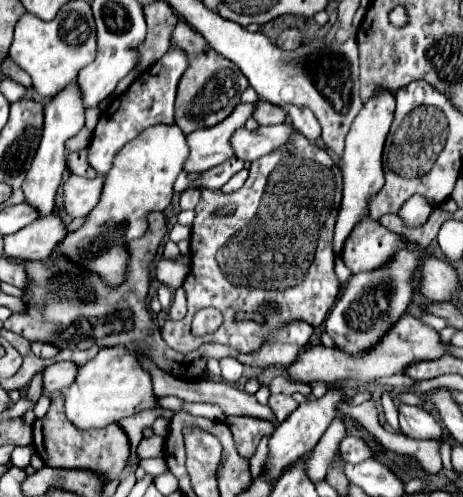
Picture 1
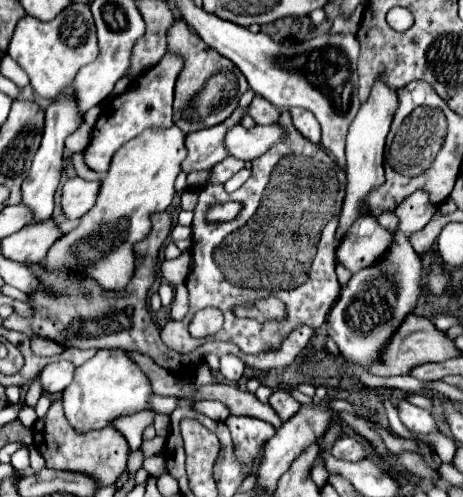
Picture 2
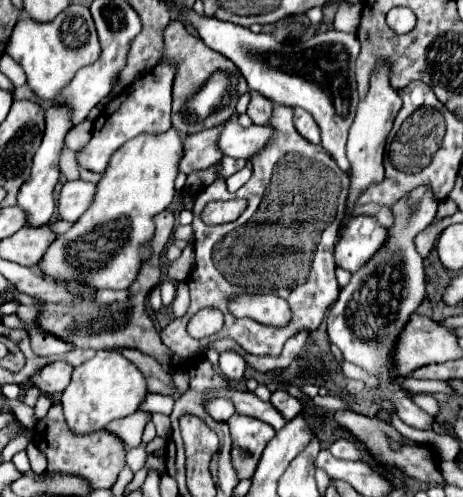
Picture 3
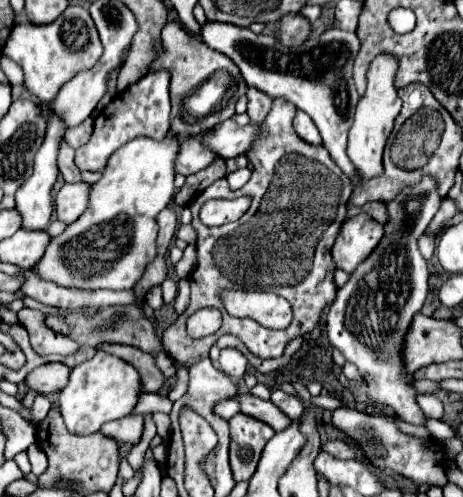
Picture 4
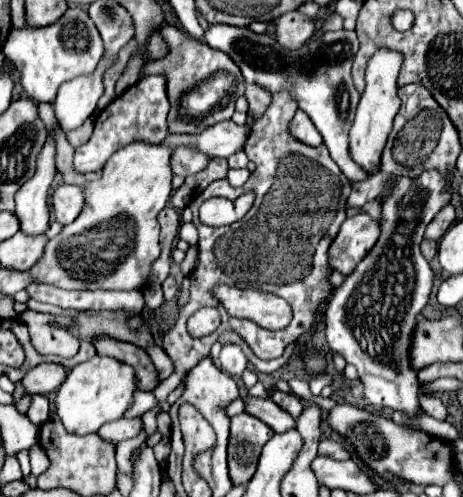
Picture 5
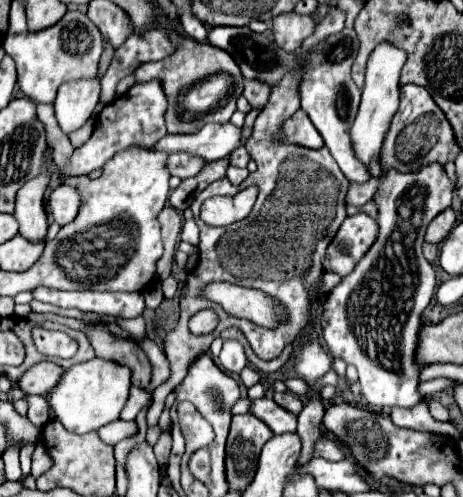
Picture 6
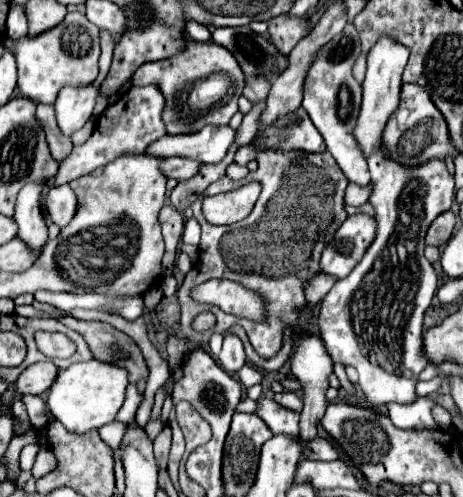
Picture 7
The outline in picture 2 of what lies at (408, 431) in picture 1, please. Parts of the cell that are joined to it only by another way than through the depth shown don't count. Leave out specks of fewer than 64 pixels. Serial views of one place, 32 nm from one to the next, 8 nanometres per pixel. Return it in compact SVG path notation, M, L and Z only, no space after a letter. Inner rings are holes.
M400 400L398 402L398 412L400 412L402 424L414 434L426 436L426 434L438 434L440 432L436 420L432 418L432 414L428 410L424 410L424 408L416 408L410 402Z

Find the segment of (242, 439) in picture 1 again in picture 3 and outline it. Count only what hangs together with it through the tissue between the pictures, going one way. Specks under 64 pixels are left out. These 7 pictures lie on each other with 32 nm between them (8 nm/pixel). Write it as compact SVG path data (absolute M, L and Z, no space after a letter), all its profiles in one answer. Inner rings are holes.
M236 414L228 420L228 426L232 434L232 462L242 478L250 478L252 464L260 460L264 446L276 434L276 430L262 420Z

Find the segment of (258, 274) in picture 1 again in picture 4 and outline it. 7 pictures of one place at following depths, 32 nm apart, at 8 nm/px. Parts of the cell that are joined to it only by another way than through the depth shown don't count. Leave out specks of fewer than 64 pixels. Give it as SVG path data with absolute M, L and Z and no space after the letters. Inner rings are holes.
M274 100L268 120L260 124L266 136L260 140L260 144L256 144L256 148L252 148L252 152L248 152L248 158L254 166L252 178L240 190L232 192L228 182L216 180L192 202L192 226L198 234L198 262L194 272L188 276L192 290L190 306L162 334L162 344L168 348L172 360L176 360L178 368L190 368L198 360L206 358L212 344L224 334L240 338L254 356L276 358L284 352L288 340L312 332L320 324L324 308L330 306L336 298L336 266L332 262L330 250L338 238L342 222L346 220L352 180L336 166L324 146L312 146L296 136L292 128L294 112L294 104ZM240 196L248 196L252 200L250 208L240 220L224 226L206 226L200 222L198 212L206 200ZM226 288L248 288L286 298L294 312L290 326L284 330L272 330L260 326L254 320L238 320L230 316L222 304L222 290ZM206 306L214 306L222 312L222 328L212 336L194 340L186 336L186 320L196 310Z

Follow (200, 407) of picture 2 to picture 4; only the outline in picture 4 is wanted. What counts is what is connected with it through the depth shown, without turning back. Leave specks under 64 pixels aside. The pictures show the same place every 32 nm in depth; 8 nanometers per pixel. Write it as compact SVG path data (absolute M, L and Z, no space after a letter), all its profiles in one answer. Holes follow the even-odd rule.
M230 398L230 400L220 400L216 406L214 406L216 410L216 414L222 418L224 416L224 420L230 420L234 414L238 414L238 406L236 406L236 402Z

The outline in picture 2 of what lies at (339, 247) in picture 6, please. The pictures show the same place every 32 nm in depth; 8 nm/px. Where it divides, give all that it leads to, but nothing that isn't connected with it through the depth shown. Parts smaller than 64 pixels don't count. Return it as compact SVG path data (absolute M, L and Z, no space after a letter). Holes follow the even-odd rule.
M364 214L360 220L356 220L356 224L352 224L348 236L344 236L340 242L336 260L350 272L358 272L374 266L376 260L382 260L384 254L390 252L392 242L392 232L382 228L374 216Z

